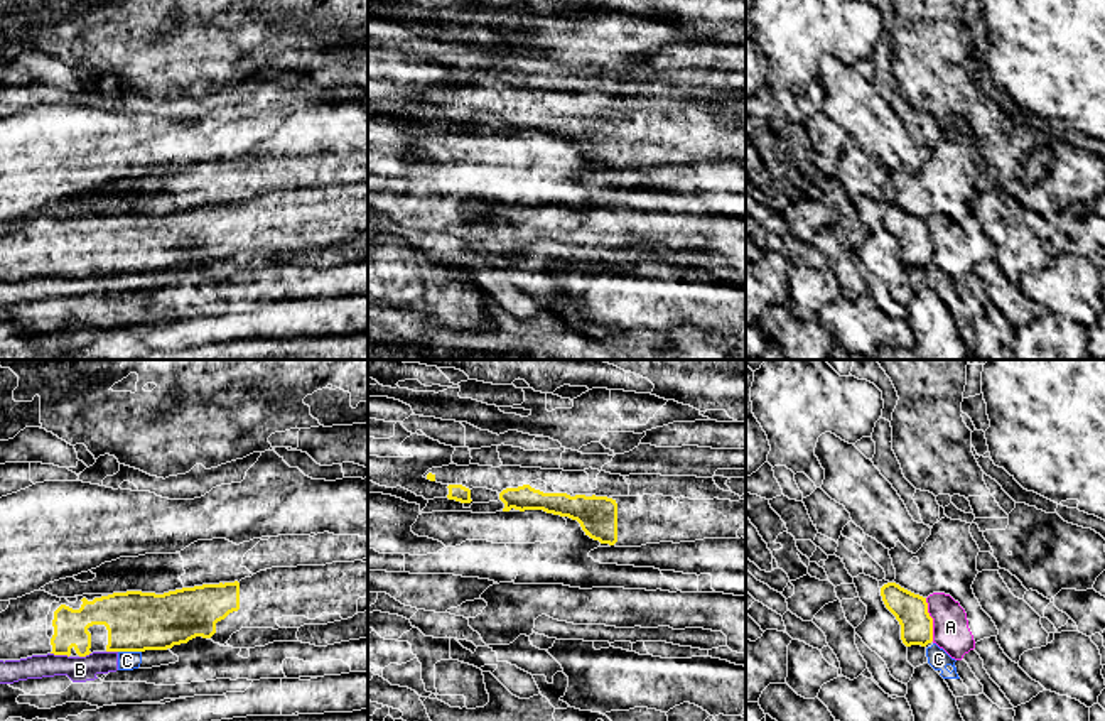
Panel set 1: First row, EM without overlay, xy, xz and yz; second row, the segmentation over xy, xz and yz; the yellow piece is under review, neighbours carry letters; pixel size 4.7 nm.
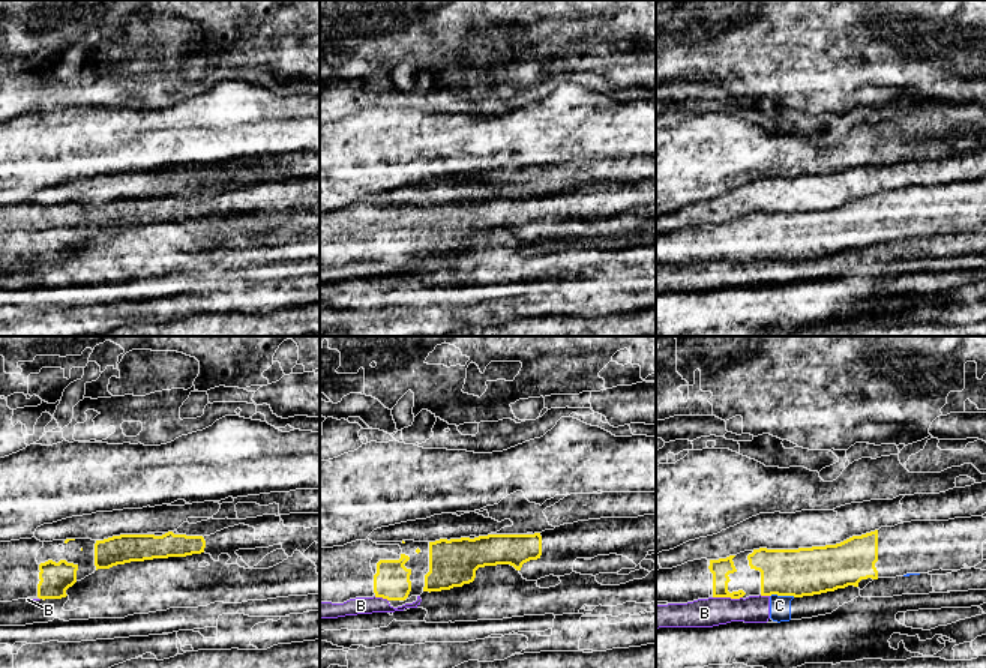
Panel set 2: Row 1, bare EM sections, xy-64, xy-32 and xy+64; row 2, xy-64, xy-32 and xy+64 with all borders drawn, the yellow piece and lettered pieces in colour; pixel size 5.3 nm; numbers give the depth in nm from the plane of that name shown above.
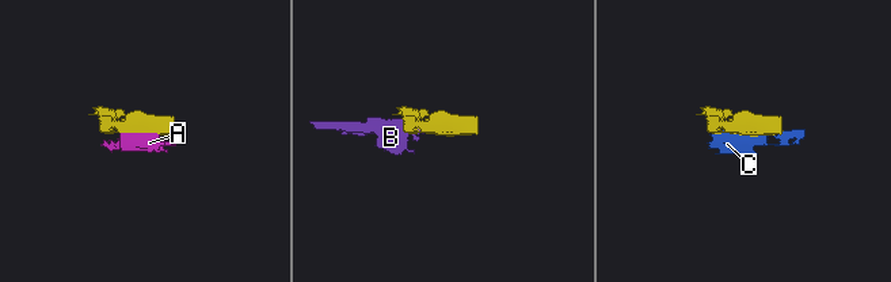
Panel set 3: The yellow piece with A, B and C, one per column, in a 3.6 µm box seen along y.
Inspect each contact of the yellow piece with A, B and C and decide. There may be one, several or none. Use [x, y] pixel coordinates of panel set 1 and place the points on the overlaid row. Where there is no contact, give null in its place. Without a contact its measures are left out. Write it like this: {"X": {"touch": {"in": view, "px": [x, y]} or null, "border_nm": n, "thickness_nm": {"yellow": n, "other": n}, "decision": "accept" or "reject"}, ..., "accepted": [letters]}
{"A": {"touch": {"in": "yz", "px": [932, 620]}, "border_nm": 220, "thickness_nm": {"yellow": 160, "other": 180}, "decision": "reject"}, "B": {"touch": {"in": "xy", "px": [59, 654]}, "border_nm": 90, "thickness_nm": {"yellow": 160, "other": 130}, "decision": "reject"}, "C": {"touch": {"in": "xy", "px": [130, 650]}, "border_nm": 110, "thickness_nm": {"yellow": 280, "other": 100}, "decision": "reject"}, "accepted": []}

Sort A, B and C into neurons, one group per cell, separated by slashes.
A / B C

